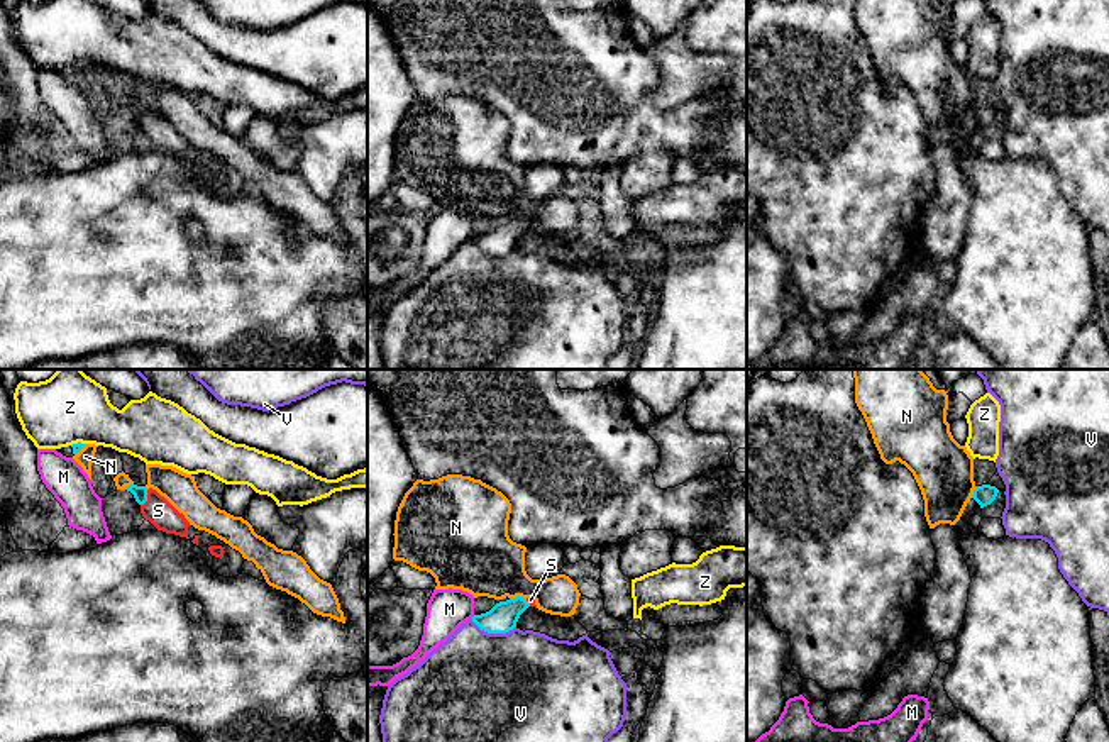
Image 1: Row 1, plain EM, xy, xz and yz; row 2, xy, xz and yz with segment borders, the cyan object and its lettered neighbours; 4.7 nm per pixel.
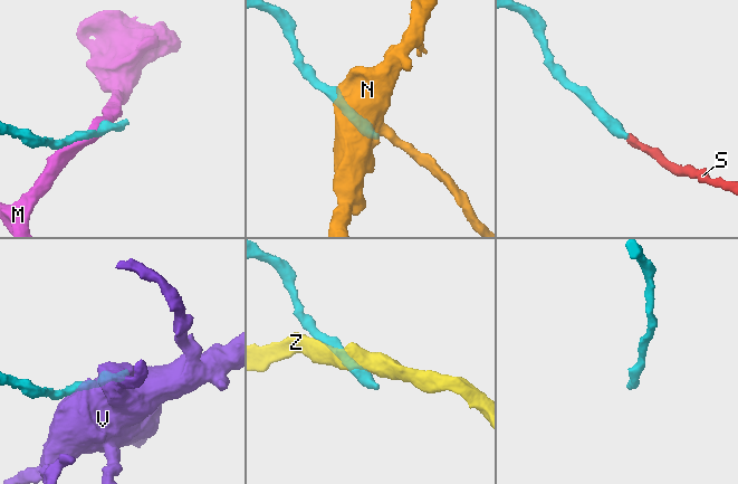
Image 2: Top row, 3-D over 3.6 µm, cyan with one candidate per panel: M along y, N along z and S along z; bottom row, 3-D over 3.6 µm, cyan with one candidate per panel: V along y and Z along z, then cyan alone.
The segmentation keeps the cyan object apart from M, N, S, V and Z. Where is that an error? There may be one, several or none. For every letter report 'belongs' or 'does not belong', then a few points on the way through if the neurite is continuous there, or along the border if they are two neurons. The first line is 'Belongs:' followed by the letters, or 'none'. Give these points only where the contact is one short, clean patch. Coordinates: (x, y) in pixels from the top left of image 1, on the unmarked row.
Belongs: S
M: does not belong | along xz (474, 236), (471, 239)
N: does not belong
S: belongs | across xy (139, 114), (146, 119), (158, 131)
V: does not belong
Z: does not belong

